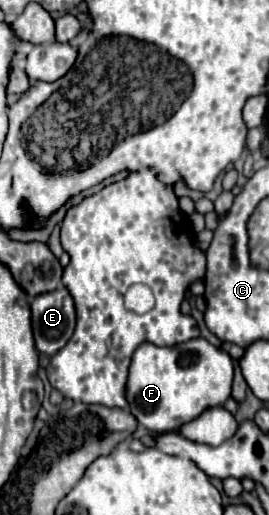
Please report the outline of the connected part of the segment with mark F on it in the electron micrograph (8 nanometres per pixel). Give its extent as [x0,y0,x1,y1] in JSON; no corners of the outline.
[128,338,234,432]

